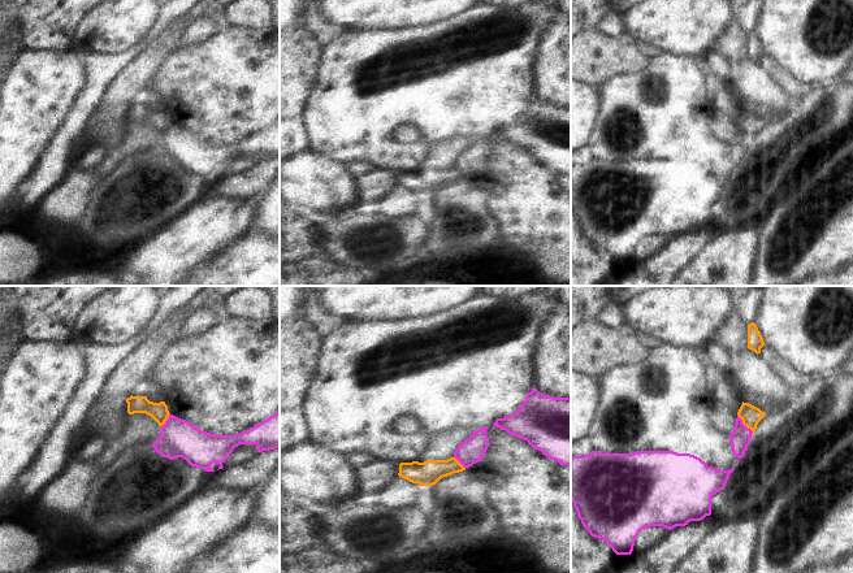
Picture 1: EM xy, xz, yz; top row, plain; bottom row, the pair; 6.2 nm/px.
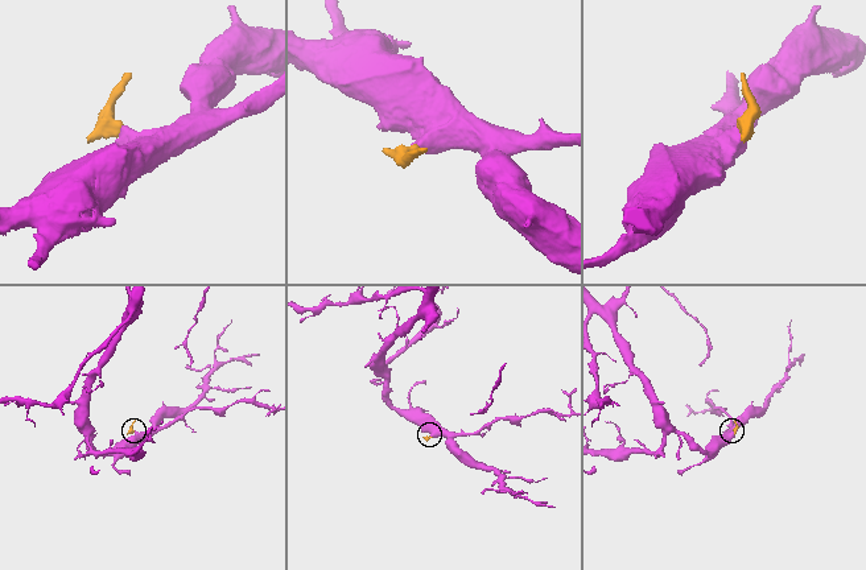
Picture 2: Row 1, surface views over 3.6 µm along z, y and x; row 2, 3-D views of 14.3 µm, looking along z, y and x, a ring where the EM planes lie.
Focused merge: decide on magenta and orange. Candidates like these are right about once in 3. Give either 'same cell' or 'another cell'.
another cell

